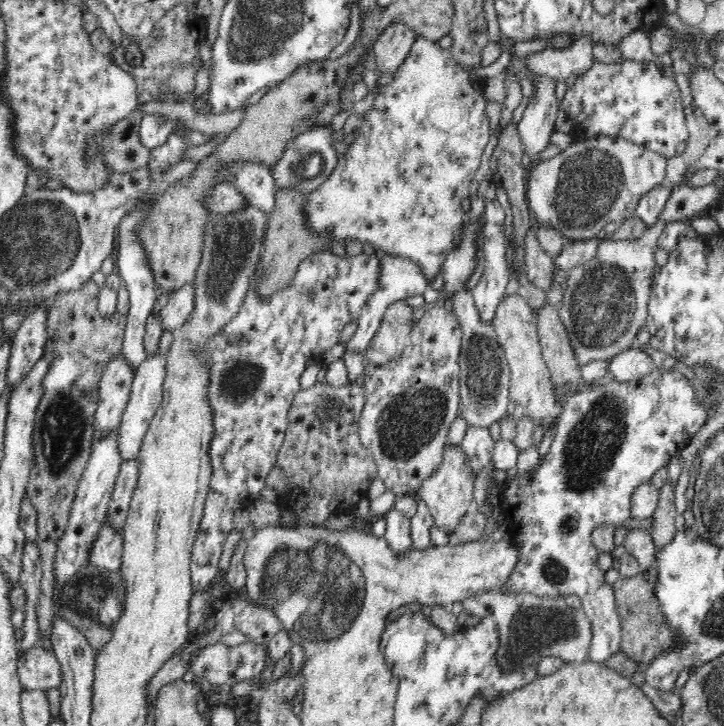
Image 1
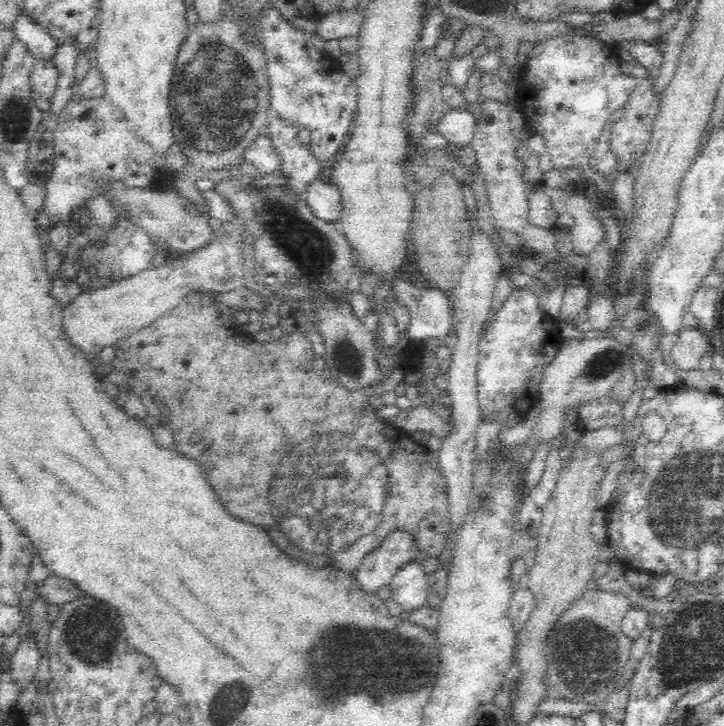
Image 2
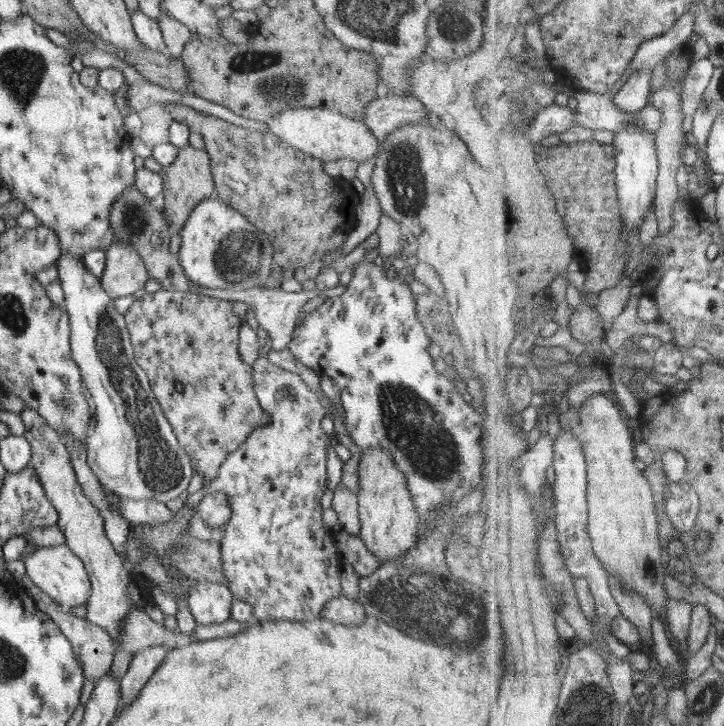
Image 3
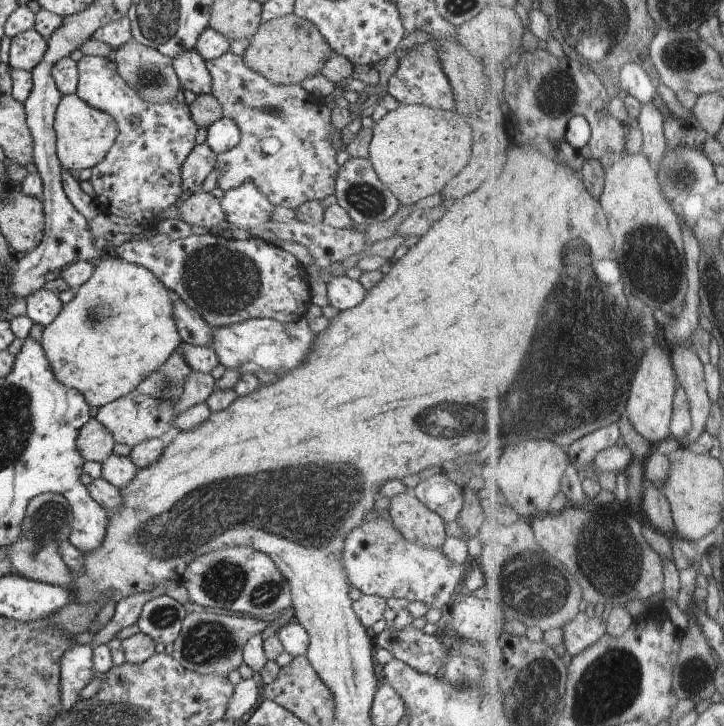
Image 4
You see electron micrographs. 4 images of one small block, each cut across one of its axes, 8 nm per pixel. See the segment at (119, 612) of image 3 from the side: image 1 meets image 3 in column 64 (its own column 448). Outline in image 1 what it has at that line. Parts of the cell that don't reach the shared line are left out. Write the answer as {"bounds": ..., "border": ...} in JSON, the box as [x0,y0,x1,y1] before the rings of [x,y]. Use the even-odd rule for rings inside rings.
{"bounds":[415,443,474,536],"border":[[[447,443],[444,446],[440,468],[432,476],[428,476],[418,484],[415,495],[430,509],[434,519],[433,524],[445,530],[451,536],[454,528],[458,526],[460,518],[468,512],[468,506],[473,500],[473,488],[474,476],[469,470],[467,458],[461,449],[461,445],[451,446]]]}

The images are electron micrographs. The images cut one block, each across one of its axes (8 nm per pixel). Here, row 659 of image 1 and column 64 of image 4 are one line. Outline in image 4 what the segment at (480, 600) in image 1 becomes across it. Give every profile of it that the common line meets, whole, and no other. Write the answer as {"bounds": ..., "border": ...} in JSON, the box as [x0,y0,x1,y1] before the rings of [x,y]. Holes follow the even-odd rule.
{"bounds":[7,492,73,589],"border":[[[47,492],[32,497],[27,504],[28,514],[22,523],[22,536],[12,546],[7,546],[12,571],[24,578],[61,586],[65,589],[72,584],[70,568],[64,562],[58,546],[69,540],[73,524],[73,510],[64,495]]]}

